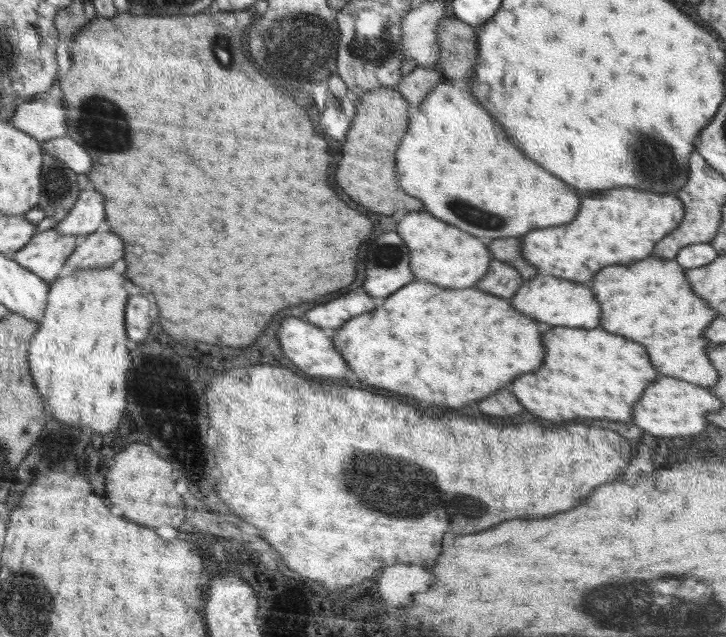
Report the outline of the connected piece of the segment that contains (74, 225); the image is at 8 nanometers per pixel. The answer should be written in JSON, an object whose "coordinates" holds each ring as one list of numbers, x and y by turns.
{"coordinates":[[98,190,79,193,70,212,54,228,61,235,88,235,104,220,104,196]]}

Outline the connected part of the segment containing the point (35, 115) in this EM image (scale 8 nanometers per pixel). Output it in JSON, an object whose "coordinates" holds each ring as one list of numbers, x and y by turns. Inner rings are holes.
{"coordinates":[[39,96,18,105,11,122,20,130,32,135,41,142,64,136,66,126,66,107,62,96]]}

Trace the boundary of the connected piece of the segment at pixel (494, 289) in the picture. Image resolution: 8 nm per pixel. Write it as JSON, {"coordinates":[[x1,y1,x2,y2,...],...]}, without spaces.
{"coordinates":[[493,259,490,261,486,274,482,276,482,280,474,286,478,286,478,289,484,290,484,292,498,294,502,298,511,298,524,283,524,279,516,267]]}

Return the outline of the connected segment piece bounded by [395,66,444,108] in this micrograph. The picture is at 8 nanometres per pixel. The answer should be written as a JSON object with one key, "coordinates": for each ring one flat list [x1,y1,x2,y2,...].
{"coordinates":[[438,66,416,67,403,77,395,88,402,93,411,108,417,107,430,94,430,91,444,81]]}

